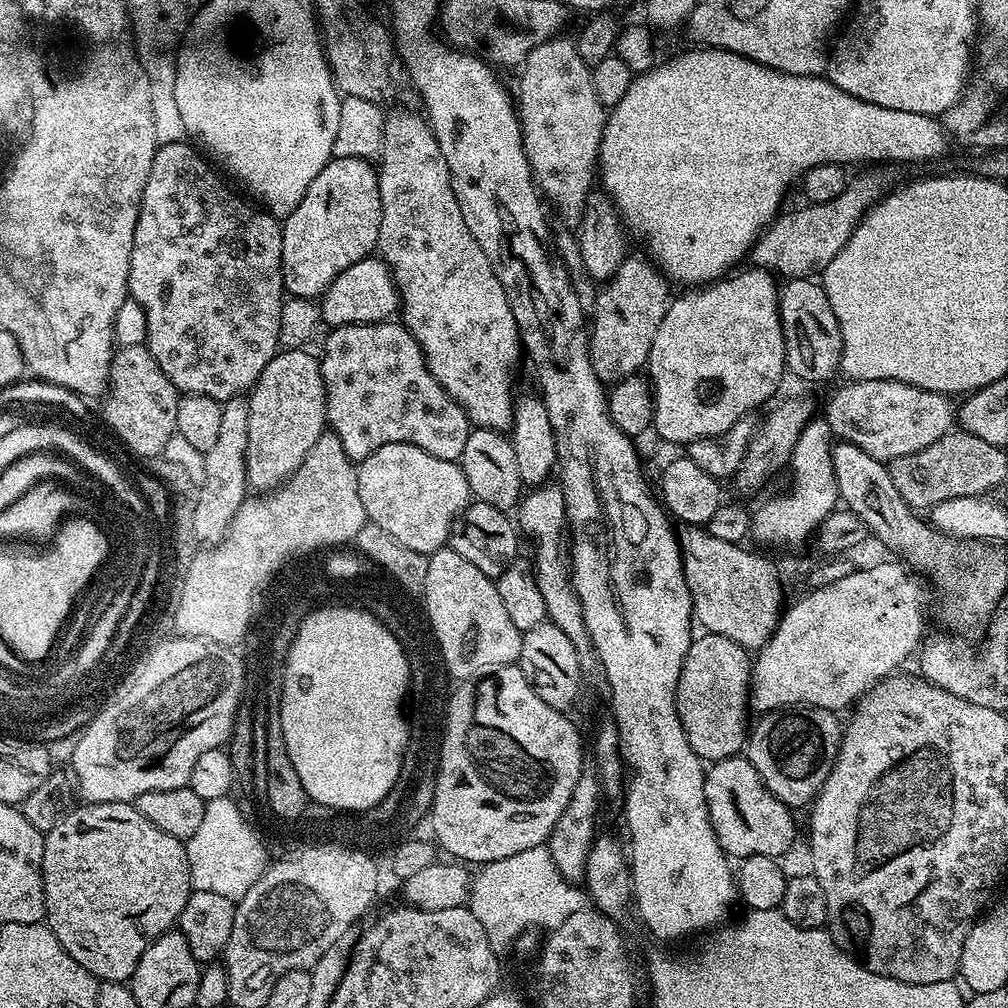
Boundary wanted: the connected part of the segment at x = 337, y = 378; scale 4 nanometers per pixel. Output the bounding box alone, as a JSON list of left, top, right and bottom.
[319,323,474,462]

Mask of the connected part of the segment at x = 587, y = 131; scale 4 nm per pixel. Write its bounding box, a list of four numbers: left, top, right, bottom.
[518,34,606,226]

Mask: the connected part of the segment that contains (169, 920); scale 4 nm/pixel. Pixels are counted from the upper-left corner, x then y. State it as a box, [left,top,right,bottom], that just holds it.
[42,802,194,982]

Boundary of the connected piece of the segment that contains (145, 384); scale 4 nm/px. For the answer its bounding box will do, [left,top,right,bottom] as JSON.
[103,344,181,456]

